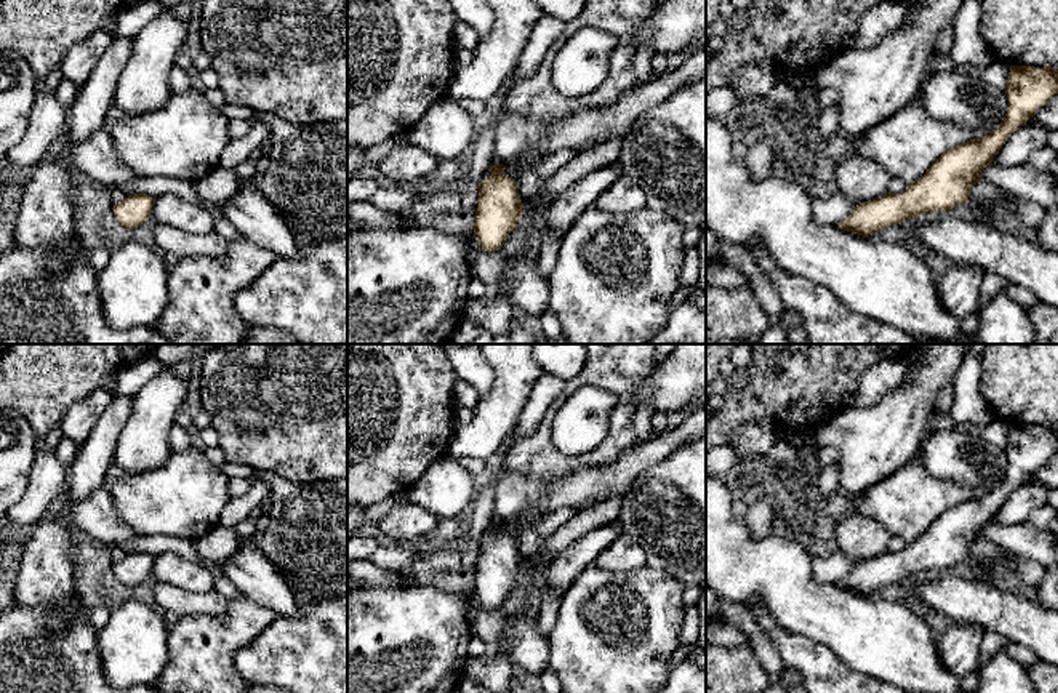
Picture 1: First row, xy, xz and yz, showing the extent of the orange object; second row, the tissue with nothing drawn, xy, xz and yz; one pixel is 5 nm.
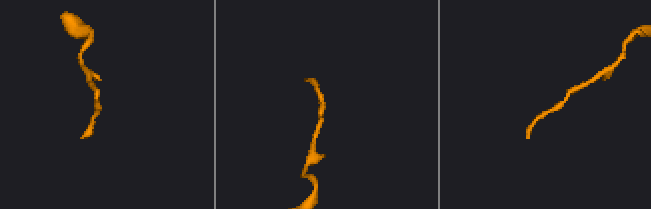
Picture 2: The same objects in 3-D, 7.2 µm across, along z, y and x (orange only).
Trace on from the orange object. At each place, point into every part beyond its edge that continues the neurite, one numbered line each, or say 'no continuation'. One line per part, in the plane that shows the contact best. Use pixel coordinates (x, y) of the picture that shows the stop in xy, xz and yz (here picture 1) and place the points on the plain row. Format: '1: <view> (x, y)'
no continuation

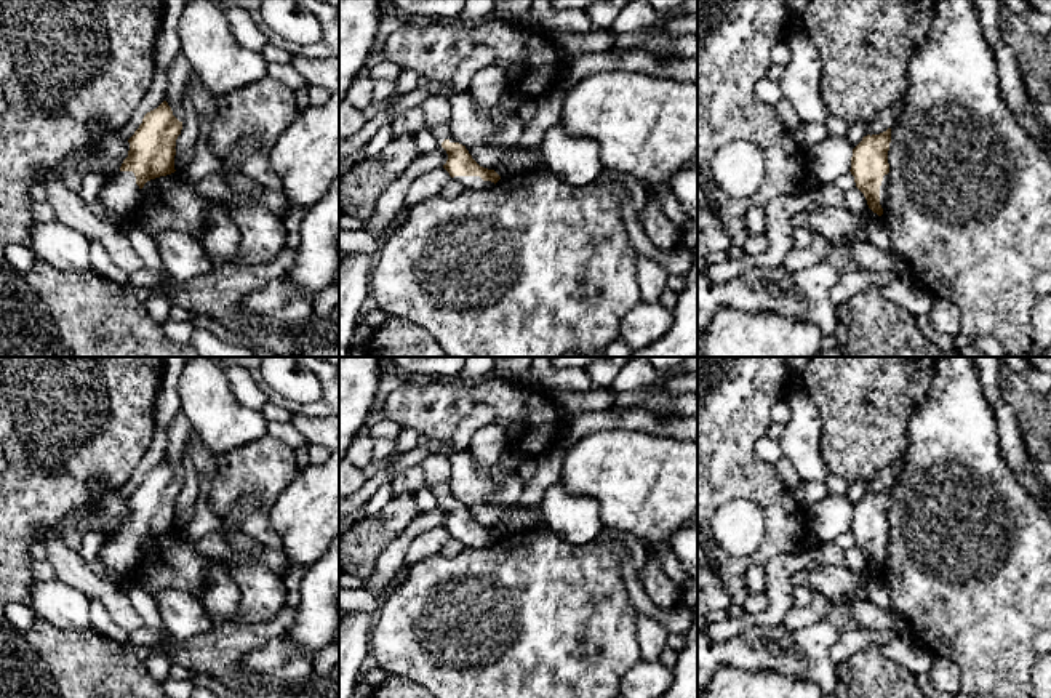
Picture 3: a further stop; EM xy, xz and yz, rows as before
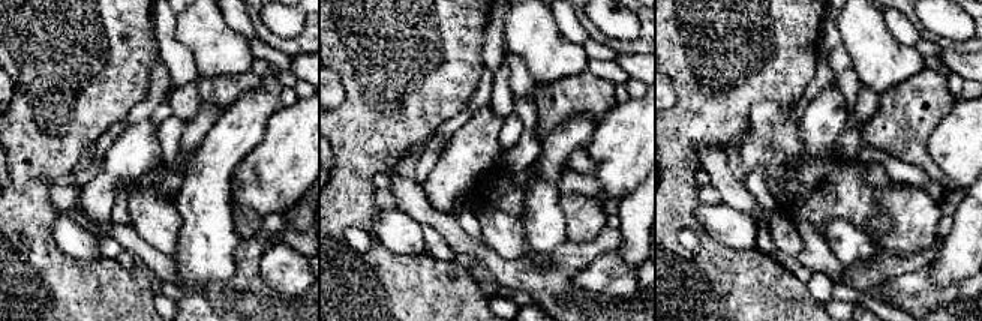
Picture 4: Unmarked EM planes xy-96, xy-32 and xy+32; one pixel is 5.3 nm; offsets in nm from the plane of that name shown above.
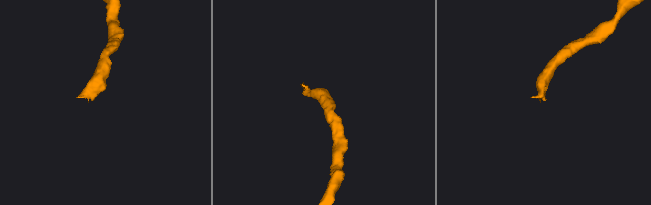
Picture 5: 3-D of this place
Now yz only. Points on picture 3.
1: yz (883, 548)

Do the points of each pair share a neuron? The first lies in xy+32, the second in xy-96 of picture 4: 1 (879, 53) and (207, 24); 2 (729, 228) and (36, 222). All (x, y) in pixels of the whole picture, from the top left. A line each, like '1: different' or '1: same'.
1: same
2: different

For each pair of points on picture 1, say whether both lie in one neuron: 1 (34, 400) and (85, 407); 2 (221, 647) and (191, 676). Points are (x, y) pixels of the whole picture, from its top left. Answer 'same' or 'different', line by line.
1: different
2: same

